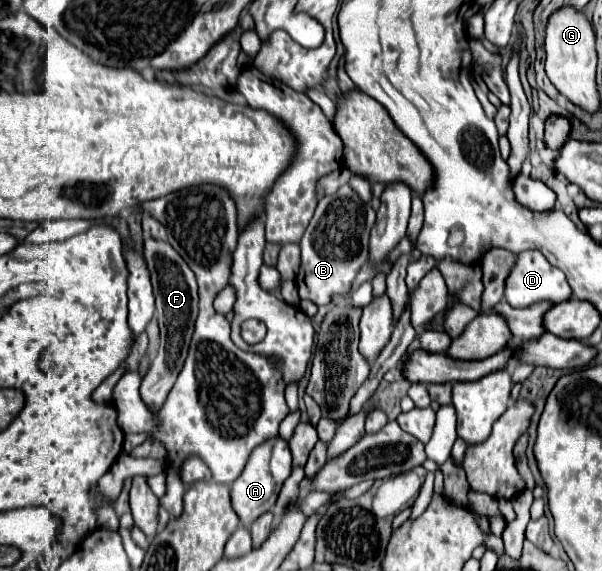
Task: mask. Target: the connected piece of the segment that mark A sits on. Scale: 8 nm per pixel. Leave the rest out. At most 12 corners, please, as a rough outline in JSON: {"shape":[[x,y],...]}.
{"shape":[[280,437],[252,451],[230,491],[242,527],[274,507],[292,473]]}

